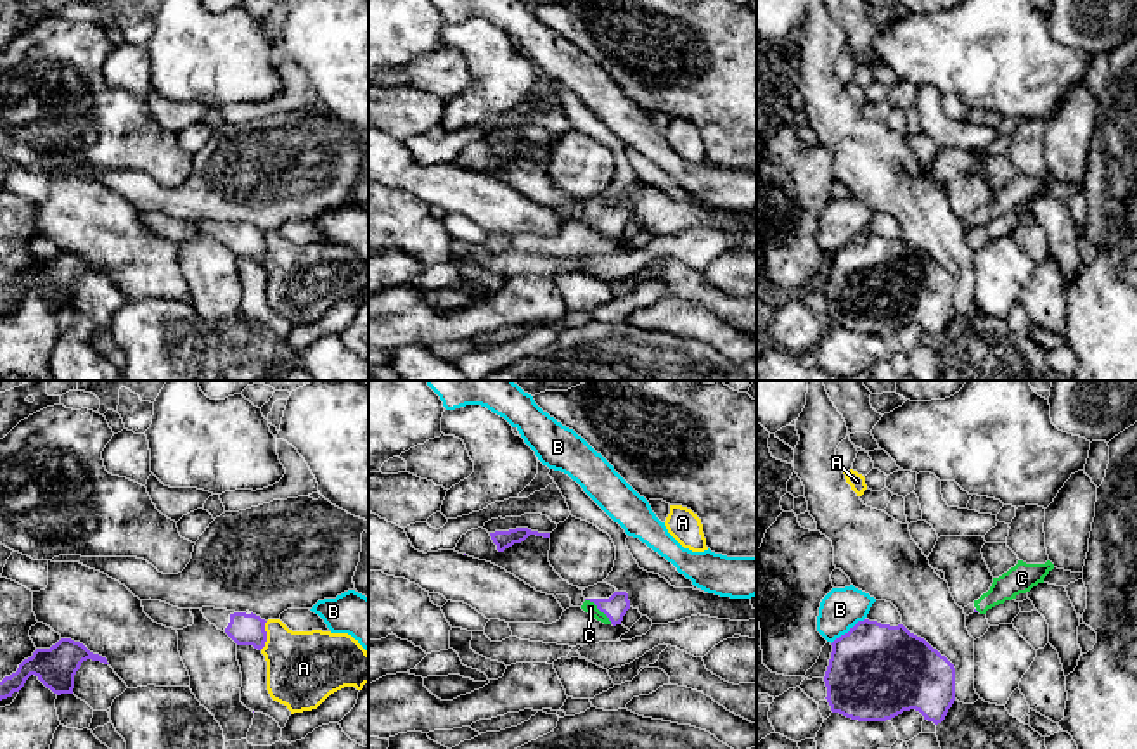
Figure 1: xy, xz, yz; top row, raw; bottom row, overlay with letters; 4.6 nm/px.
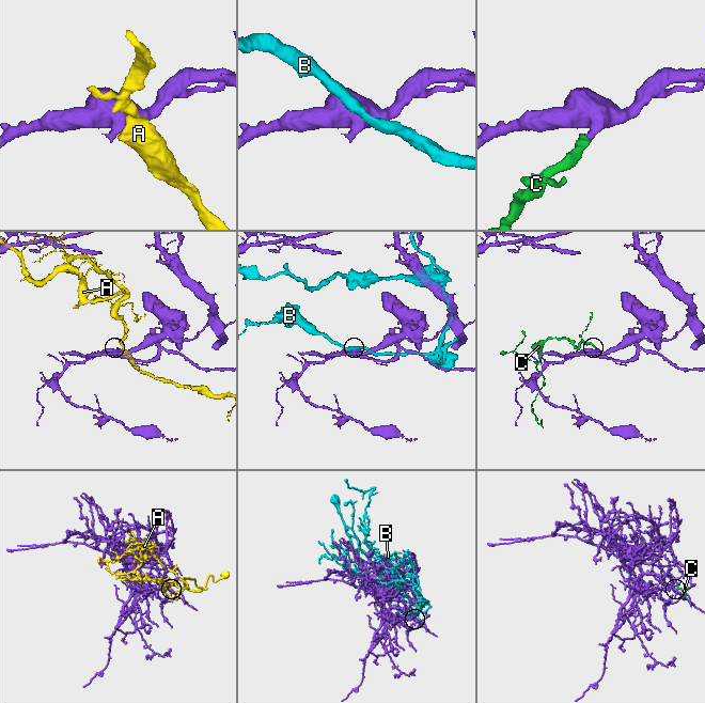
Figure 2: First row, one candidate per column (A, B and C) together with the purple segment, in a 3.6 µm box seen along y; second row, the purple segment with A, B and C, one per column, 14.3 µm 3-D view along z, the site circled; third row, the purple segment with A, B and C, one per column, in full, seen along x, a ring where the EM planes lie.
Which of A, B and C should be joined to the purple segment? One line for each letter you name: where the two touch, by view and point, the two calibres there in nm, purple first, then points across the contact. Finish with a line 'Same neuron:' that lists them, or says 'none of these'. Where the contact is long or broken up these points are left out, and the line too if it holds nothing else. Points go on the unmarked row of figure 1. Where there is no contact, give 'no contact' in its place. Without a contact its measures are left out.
C: xz (599, 222) | 110/60 nm | across xz (615, 220), (599, 222), (590, 220)
Same neuron: C

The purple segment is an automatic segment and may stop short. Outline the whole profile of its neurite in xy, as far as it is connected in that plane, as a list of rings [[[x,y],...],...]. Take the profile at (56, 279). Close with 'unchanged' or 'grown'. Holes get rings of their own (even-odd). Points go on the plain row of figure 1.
[[[61,251],[50,261],[36,261],[31,270],[19,277],[16,285],[0,294],[0,313],[19,304],[31,287],[57,308],[73,306],[74,287],[87,272],[109,277],[106,270],[90,265],[71,251]]]; unchanged

